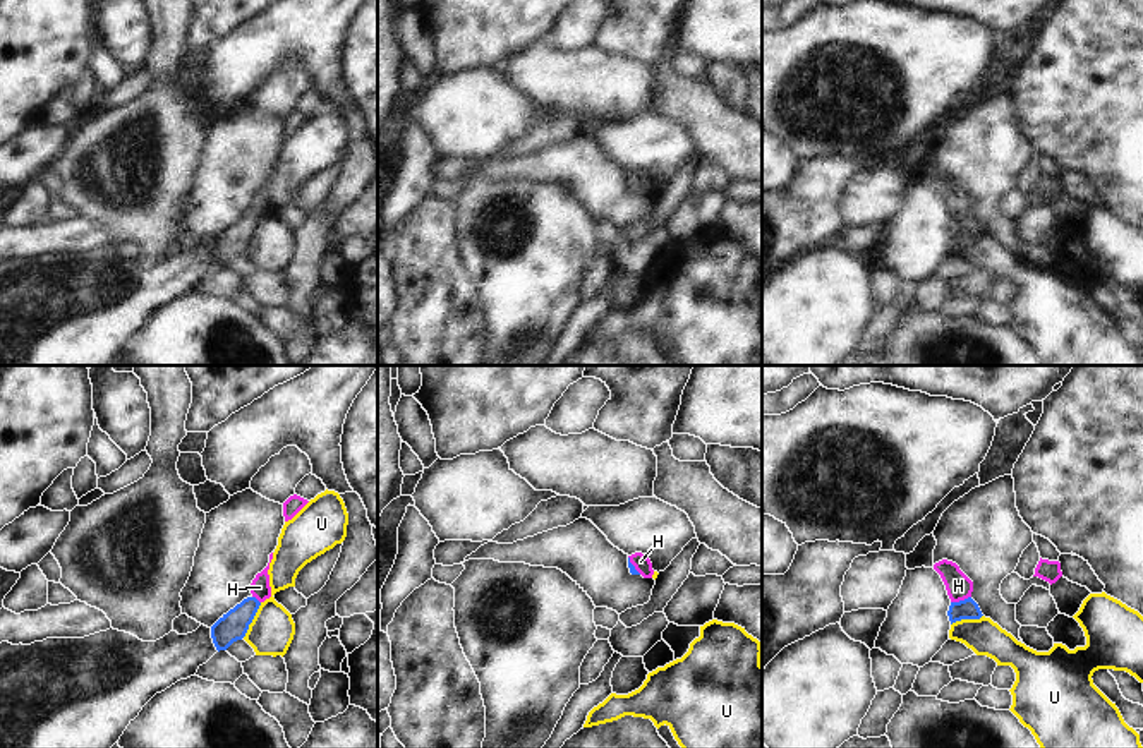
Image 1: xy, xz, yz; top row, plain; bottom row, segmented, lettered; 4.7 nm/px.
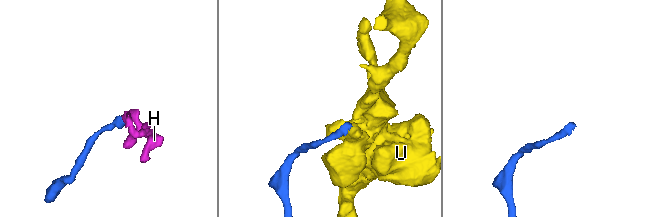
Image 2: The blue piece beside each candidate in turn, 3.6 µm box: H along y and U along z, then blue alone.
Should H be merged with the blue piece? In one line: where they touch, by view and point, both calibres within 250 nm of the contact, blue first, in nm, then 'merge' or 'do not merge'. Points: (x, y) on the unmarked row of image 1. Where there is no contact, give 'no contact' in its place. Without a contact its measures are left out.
yz (960, 217) | 100/120 nm | merge

